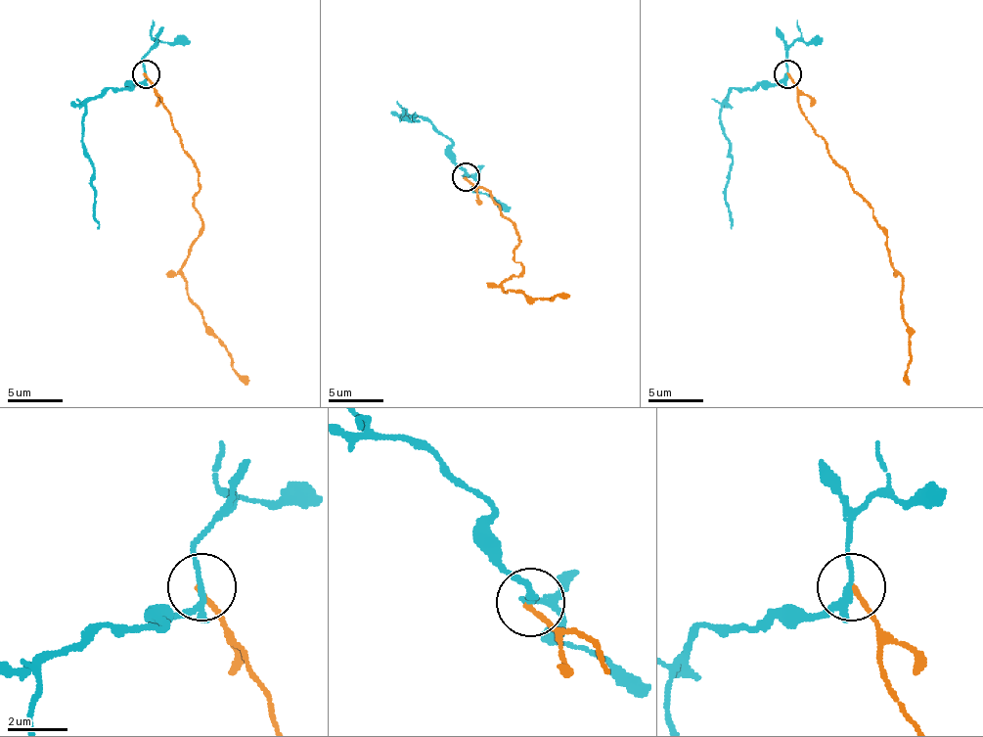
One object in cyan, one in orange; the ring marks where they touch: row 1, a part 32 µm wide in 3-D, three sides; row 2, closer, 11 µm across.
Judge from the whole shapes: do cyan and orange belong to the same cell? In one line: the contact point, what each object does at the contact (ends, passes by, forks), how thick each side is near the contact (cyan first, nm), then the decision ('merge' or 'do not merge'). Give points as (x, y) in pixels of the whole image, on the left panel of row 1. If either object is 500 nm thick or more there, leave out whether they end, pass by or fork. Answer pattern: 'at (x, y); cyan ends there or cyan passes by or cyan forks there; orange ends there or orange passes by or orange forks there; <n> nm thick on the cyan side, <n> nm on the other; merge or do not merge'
at (146, 73); cyan passes by; orange ends there; 190 nm thick on the cyan side, 170 nm on the other; do not merge

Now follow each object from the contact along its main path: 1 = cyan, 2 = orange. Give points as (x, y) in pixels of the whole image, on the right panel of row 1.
1: (788, 74), (780, 83), (733, 88), (719, 114), (733, 158), (725, 188), (730, 229)
2: (788, 74), (810, 127), (849, 185), (871, 207), (890, 265), (901, 276), (901, 314), (910, 334), (907, 384)

